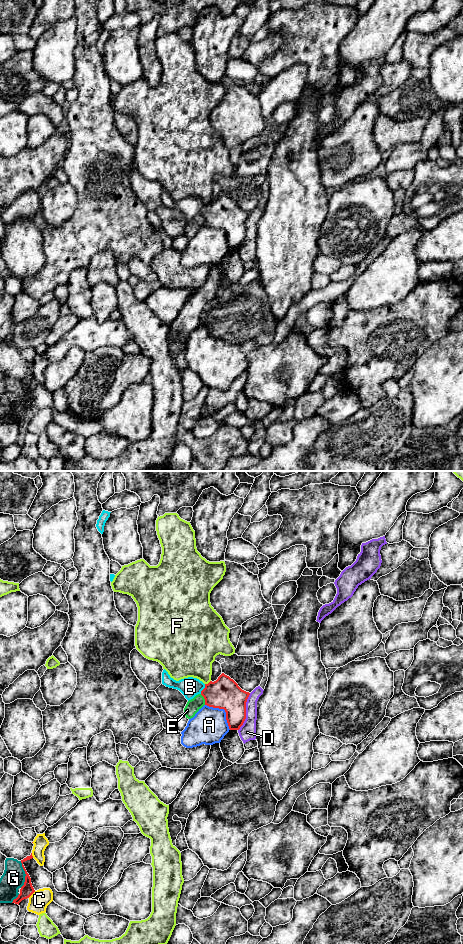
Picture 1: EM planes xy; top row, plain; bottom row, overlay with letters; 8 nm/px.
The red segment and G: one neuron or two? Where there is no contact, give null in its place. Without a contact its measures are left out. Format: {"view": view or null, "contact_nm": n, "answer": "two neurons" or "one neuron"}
{"view": "xy", "contact_nm": 220, "answer": "two neurons"}

